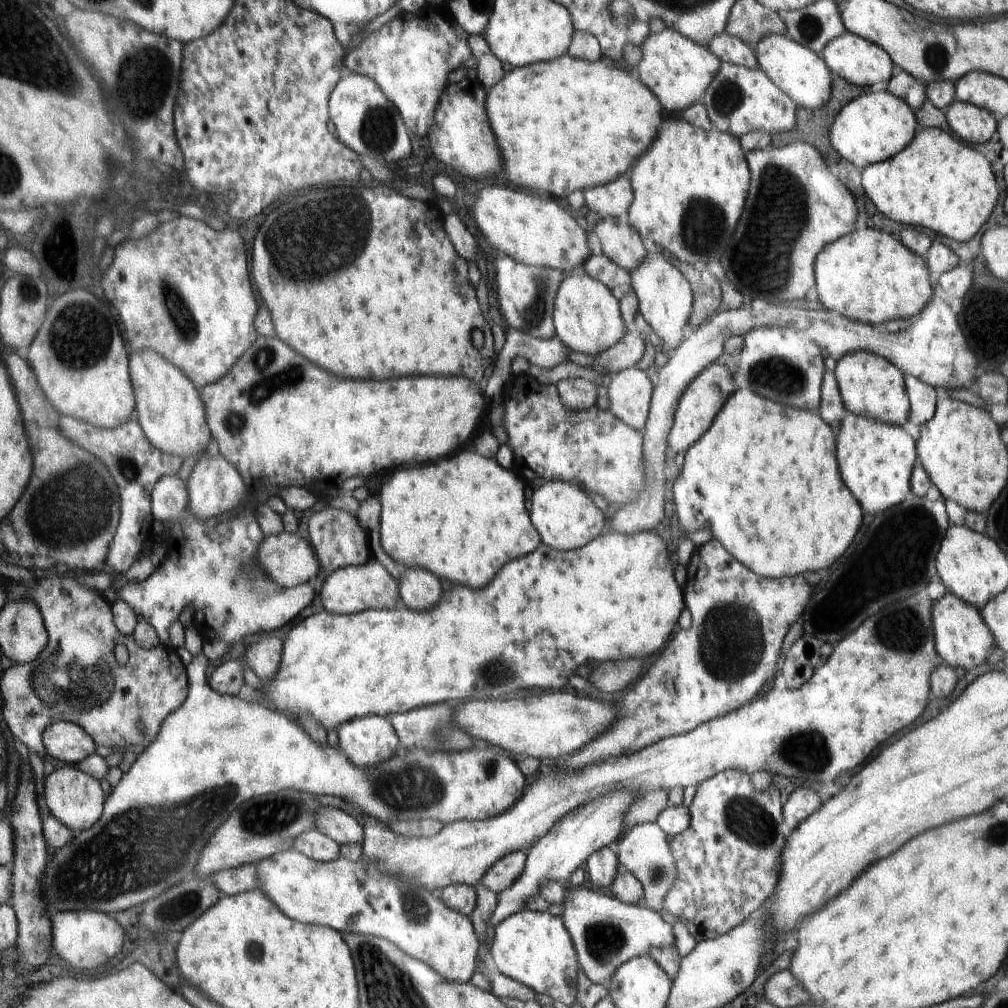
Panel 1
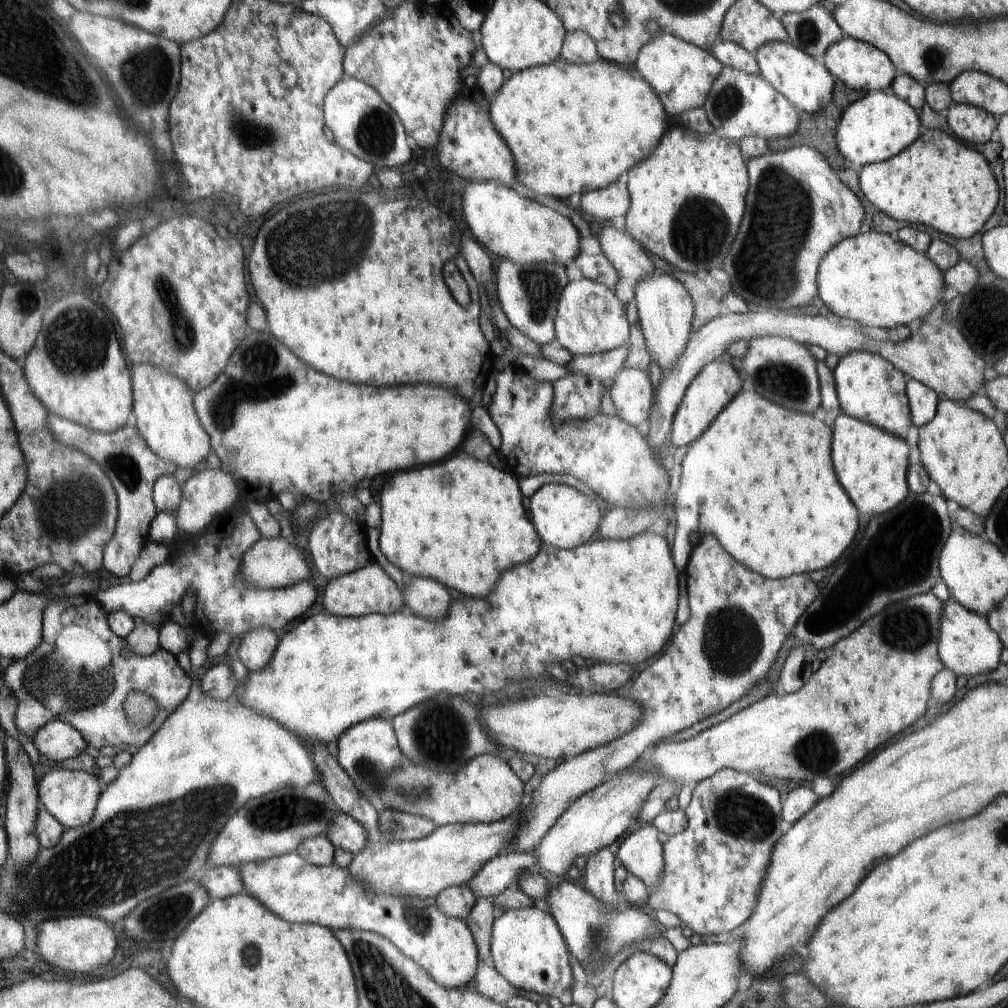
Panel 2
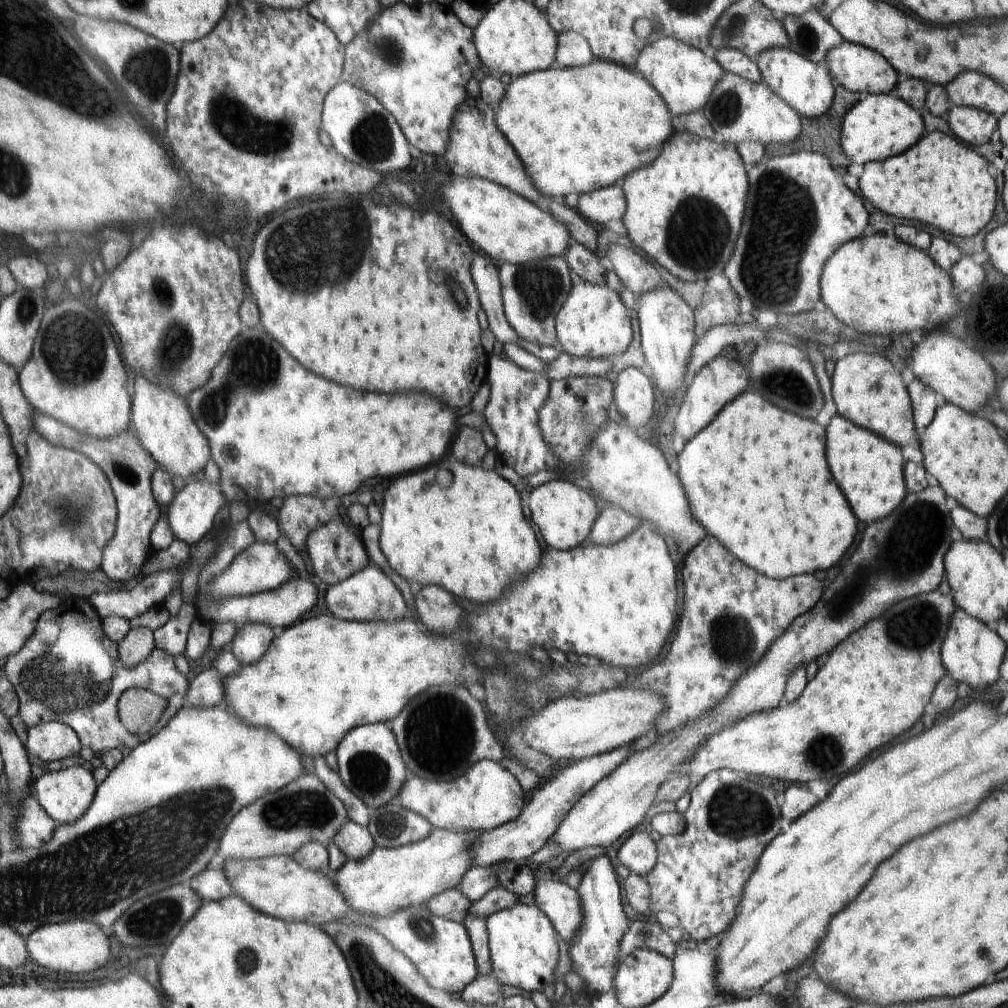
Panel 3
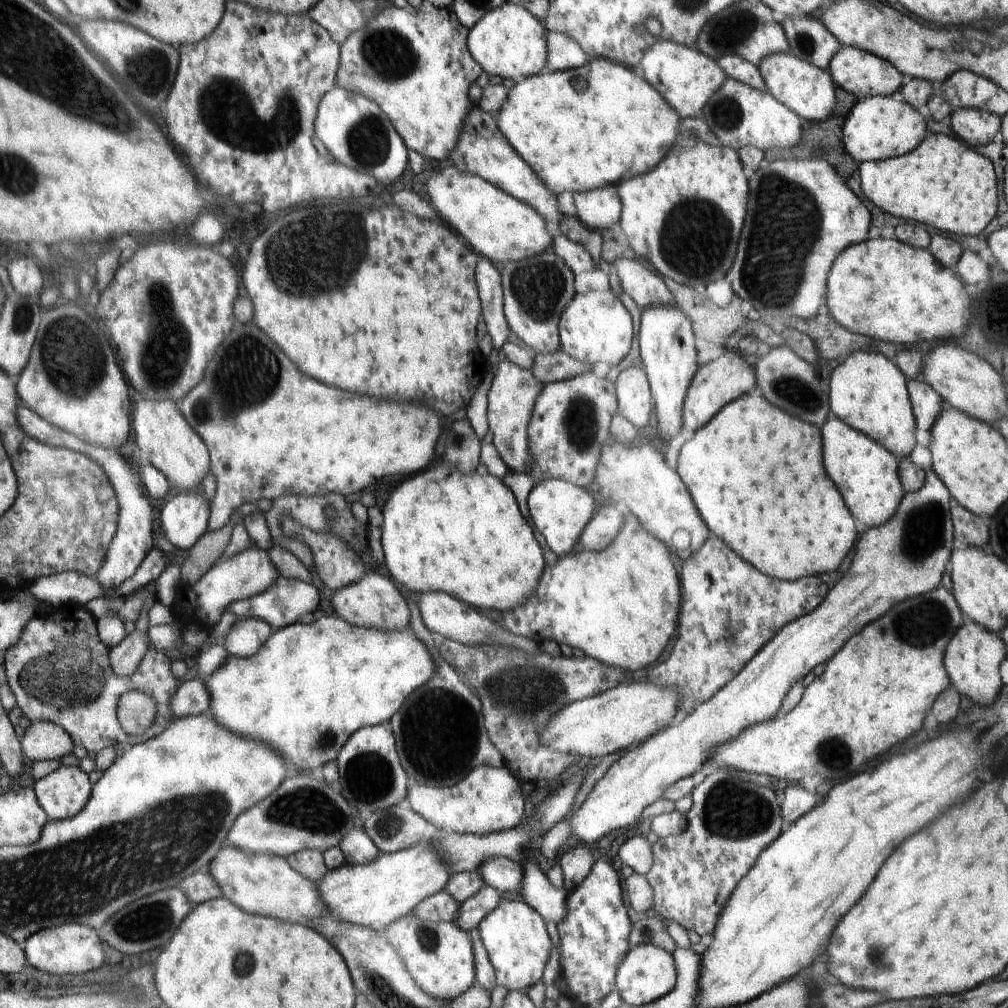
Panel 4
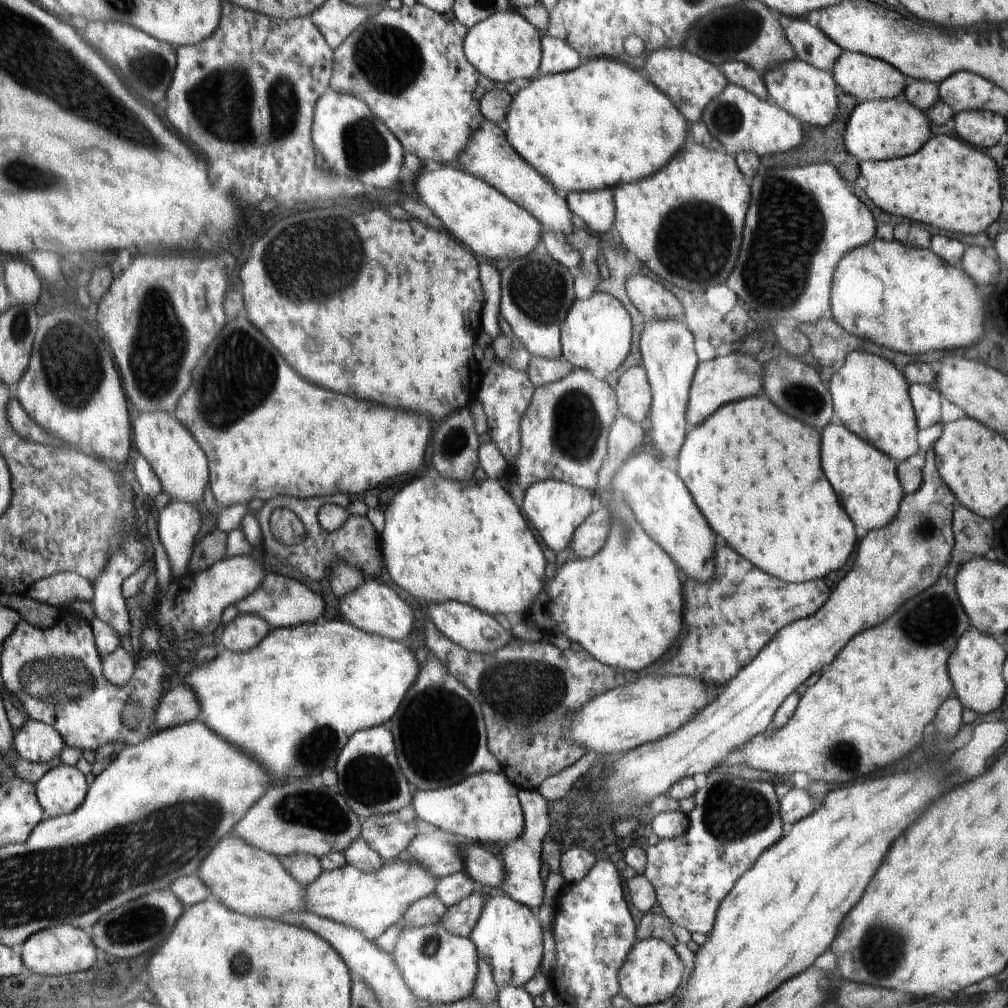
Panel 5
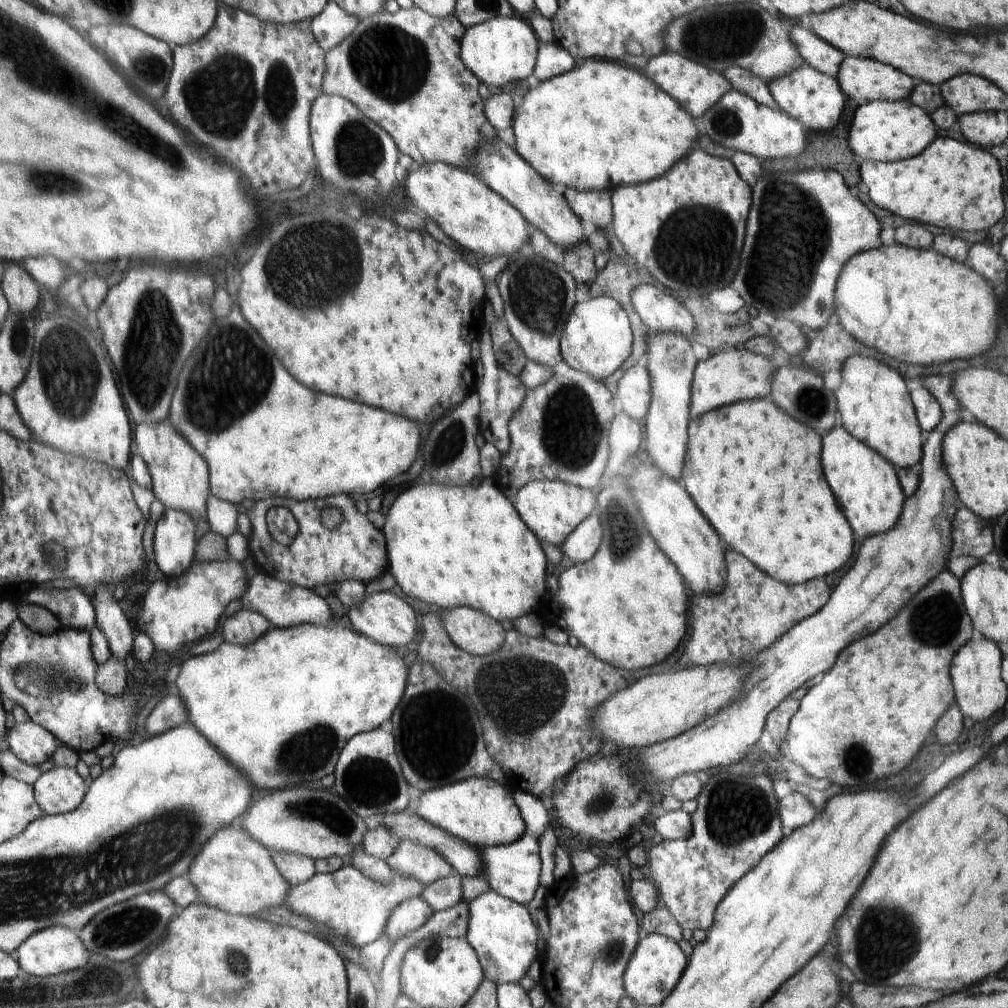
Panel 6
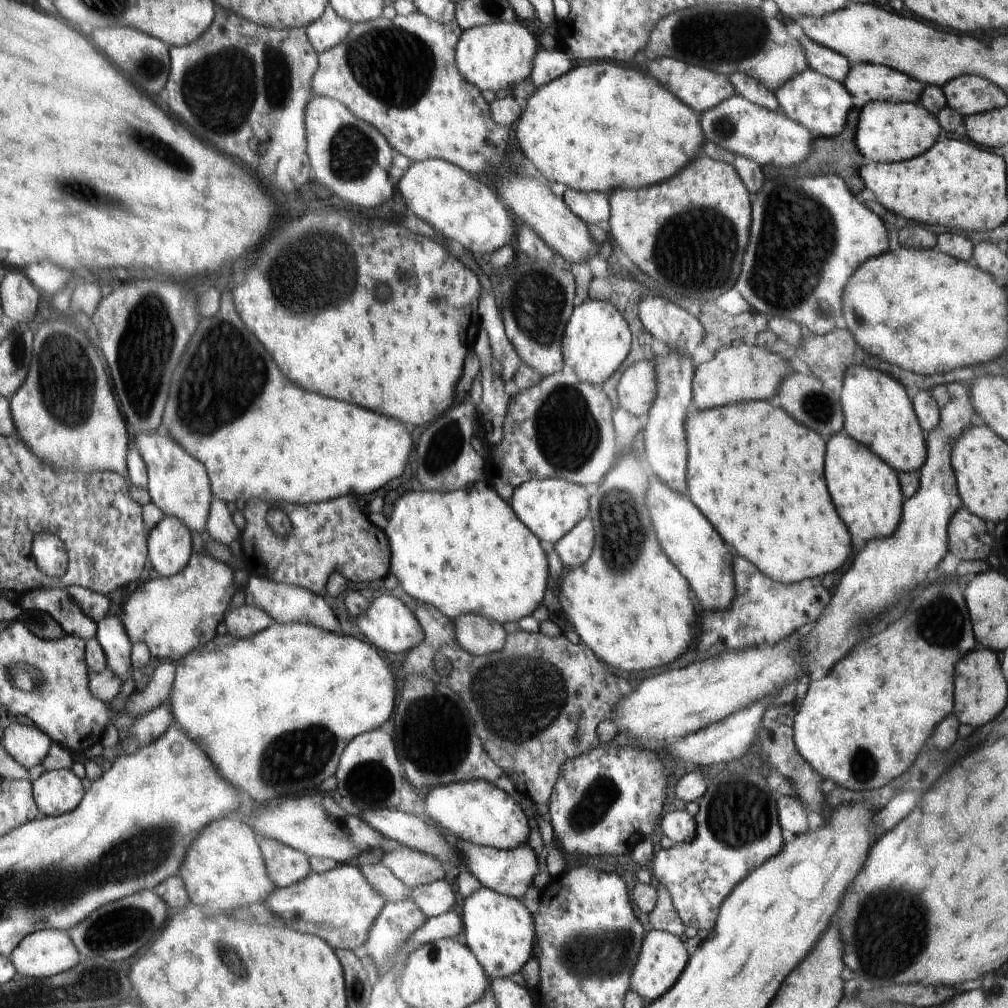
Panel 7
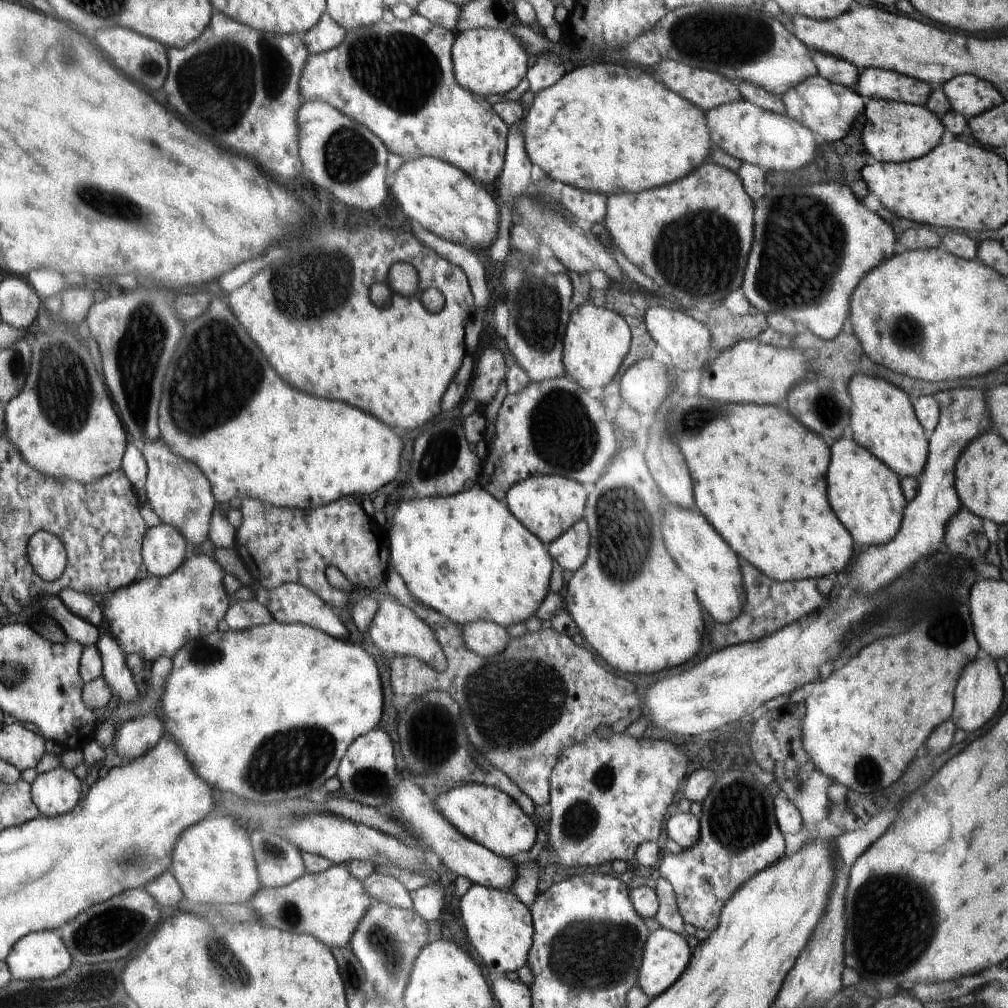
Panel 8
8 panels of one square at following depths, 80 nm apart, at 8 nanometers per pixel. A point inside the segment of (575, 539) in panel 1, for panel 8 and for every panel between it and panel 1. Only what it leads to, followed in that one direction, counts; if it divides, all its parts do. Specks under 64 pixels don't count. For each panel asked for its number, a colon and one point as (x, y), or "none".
2: (564, 517)
3: (564, 511)
4: (560, 510)
5: (556, 509)
6: (551, 509)
7: (549, 508)
8: (549, 506)

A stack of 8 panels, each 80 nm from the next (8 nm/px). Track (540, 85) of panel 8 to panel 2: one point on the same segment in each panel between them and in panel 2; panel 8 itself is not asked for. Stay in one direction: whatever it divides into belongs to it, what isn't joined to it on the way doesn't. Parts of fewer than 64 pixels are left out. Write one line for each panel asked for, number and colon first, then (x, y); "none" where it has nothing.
2: (578, 48)
3: (572, 50)
4: (563, 53)
5: (558, 56)
6: (552, 60)
7: (548, 65)

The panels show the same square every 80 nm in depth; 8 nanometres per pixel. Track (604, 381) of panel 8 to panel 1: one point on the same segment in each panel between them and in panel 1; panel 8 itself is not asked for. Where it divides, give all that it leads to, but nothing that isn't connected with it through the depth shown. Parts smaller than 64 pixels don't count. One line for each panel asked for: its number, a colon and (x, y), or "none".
1: (587, 319)
2: (590, 319)
3: (593, 323)
4: (595, 327)
5: (597, 332)
6: (597, 338)
7: (597, 339)

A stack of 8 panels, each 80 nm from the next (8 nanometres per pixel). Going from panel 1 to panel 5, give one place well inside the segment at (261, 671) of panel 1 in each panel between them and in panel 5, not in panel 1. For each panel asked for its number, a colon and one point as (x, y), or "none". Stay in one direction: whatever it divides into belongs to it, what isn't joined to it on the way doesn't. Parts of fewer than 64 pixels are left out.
2: (257, 648)
3: (252, 640)
4: (247, 636)
5: (246, 631)

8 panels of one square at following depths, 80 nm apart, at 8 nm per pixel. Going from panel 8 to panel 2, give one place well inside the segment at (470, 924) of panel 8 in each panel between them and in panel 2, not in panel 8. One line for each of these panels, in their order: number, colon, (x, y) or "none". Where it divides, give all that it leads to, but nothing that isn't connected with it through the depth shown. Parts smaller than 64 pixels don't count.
2: (528, 950)
3: (522, 942)
4: (514, 935)
5: (508, 935)
6: (503, 932)
7: (499, 930)

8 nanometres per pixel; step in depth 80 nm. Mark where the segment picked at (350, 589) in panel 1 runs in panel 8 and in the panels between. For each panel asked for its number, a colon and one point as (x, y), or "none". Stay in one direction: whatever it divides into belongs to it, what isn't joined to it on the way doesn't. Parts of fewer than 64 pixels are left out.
2: (370, 590)
3: (368, 595)
4: (373, 602)
5: (374, 608)
6: (388, 620)
7: (387, 623)
8: (395, 630)

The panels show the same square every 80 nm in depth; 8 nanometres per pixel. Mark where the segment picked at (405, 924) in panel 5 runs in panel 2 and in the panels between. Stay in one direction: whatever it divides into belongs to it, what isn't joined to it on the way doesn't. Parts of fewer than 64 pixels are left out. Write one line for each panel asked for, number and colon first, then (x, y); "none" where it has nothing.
2: (457, 902)
3: (451, 904)
4: (439, 907)

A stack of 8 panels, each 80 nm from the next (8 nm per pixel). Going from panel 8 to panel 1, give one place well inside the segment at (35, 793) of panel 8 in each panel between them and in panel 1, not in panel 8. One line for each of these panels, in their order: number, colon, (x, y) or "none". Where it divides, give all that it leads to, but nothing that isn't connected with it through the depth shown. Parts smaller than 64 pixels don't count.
1: (75, 798)
2: (71, 797)
3: (67, 794)
4: (63, 793)
5: (63, 789)
6: (61, 790)
7: (57, 792)

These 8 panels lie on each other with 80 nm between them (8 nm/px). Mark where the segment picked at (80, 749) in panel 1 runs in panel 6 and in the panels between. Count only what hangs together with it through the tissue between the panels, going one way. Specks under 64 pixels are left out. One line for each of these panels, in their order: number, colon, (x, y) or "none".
2: (58, 740)
3: (50, 741)
4: (42, 741)
5: (36, 742)
6: (32, 743)

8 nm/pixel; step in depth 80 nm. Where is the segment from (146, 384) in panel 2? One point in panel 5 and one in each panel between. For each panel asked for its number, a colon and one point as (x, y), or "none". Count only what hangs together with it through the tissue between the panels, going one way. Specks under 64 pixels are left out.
3: (164, 425)
4: (174, 447)
5: (169, 447)

